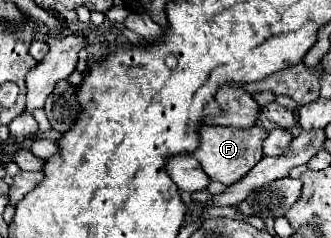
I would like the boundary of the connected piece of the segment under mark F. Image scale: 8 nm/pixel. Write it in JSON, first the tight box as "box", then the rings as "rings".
{"box":[193,125,267,185],"rings":[[[203,125],[199,129],[199,135],[201,135],[201,147],[193,153],[193,157],[201,163],[203,171],[213,181],[233,185],[241,177],[245,177],[263,157],[263,141],[267,137],[267,131],[259,125],[255,125],[251,129],[233,129],[233,127],[223,127],[223,125]]]}

